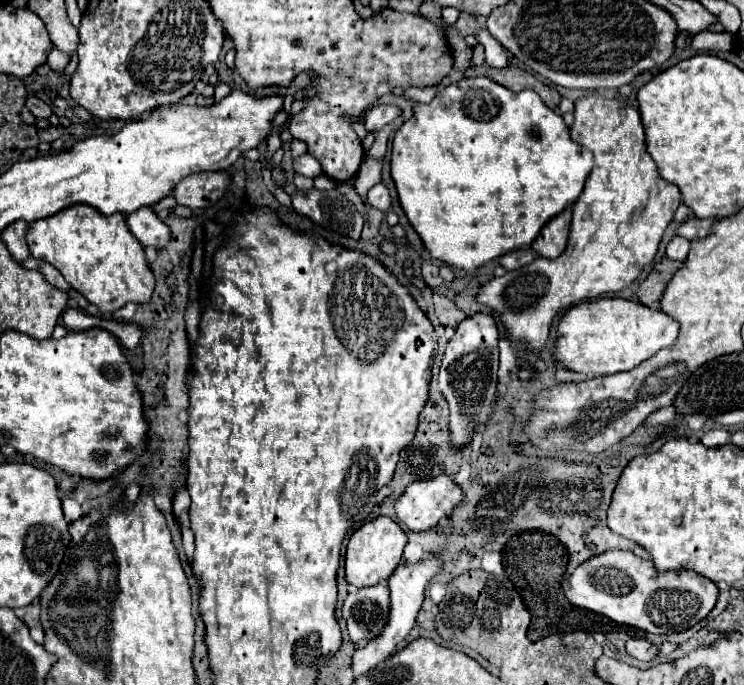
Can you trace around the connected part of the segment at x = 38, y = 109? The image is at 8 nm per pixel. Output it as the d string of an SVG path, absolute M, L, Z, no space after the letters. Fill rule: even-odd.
M28 97L26 107L28 107L28 111L30 111L36 119L44 119L44 117L50 117L50 115L52 115L50 105L46 105L46 103L44 103L42 99L38 99L38 97Z

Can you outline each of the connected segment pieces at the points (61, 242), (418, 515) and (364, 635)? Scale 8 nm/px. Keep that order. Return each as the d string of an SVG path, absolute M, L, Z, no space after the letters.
M72 205L48 219L30 223L26 239L34 259L54 265L102 313L114 313L126 303L146 303L152 297L154 275L144 257L144 247L128 231L124 215L100 215L94 207Z
M446 475L416 481L396 501L398 519L412 531L426 531L448 517L462 501L462 489Z
M374 585L374 587L366 587L366 589L352 589L342 605L342 617L348 623L348 633L350 639L354 643L368 643L372 639L376 639L390 617L390 591L386 585Z

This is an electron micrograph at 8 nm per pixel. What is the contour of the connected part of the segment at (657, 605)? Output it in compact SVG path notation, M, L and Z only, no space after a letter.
M610 549L580 563L568 579L570 589L566 599L580 609L600 613L616 623L642 629L646 633L674 633L684 631L704 619L716 605L718 587L710 579L690 571L658 573L648 559L636 557L632 551Z

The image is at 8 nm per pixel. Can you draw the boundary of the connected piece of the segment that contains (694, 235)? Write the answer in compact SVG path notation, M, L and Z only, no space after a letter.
M690 217L690 219L686 219L678 227L678 235L686 237L688 241L692 241L692 239L704 239L706 235L710 235L712 223L714 223L712 219L696 219L696 217Z

